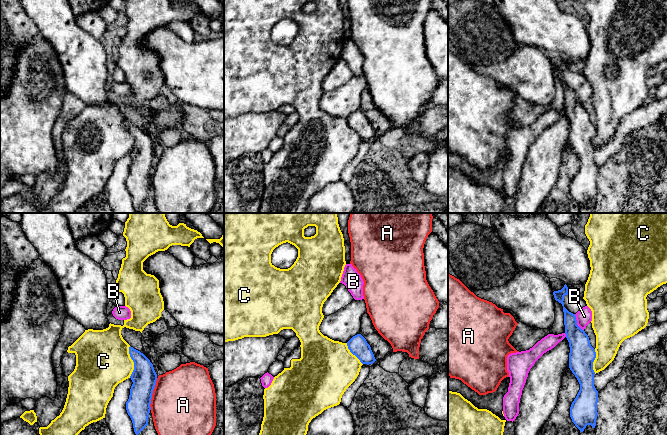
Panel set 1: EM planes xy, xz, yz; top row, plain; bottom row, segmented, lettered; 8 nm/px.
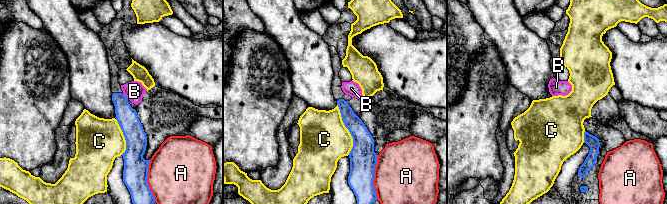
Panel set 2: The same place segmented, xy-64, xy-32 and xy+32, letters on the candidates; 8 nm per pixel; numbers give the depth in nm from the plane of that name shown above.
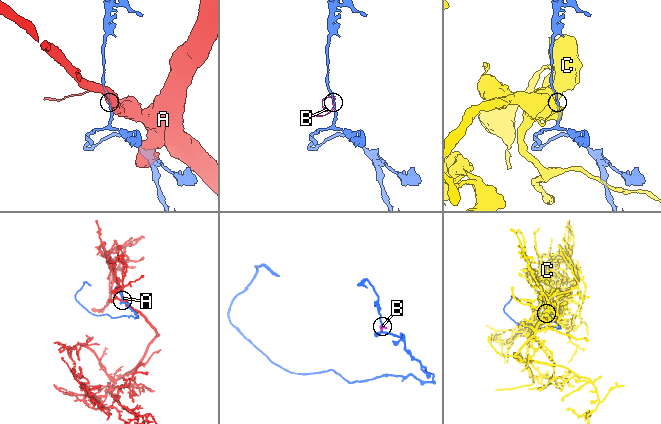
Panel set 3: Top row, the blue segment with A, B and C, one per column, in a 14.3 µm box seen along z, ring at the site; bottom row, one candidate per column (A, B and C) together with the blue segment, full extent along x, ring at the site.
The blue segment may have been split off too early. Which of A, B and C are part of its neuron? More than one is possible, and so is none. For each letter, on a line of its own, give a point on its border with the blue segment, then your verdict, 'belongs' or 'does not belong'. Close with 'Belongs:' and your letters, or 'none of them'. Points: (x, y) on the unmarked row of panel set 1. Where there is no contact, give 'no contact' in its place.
A: meets blue in xy at (152, 169); does not belong
B: meets blue in yz at (576, 98); does not belong
C: meets blue in xy at (133, 137); does not belong
Belongs: none of them

